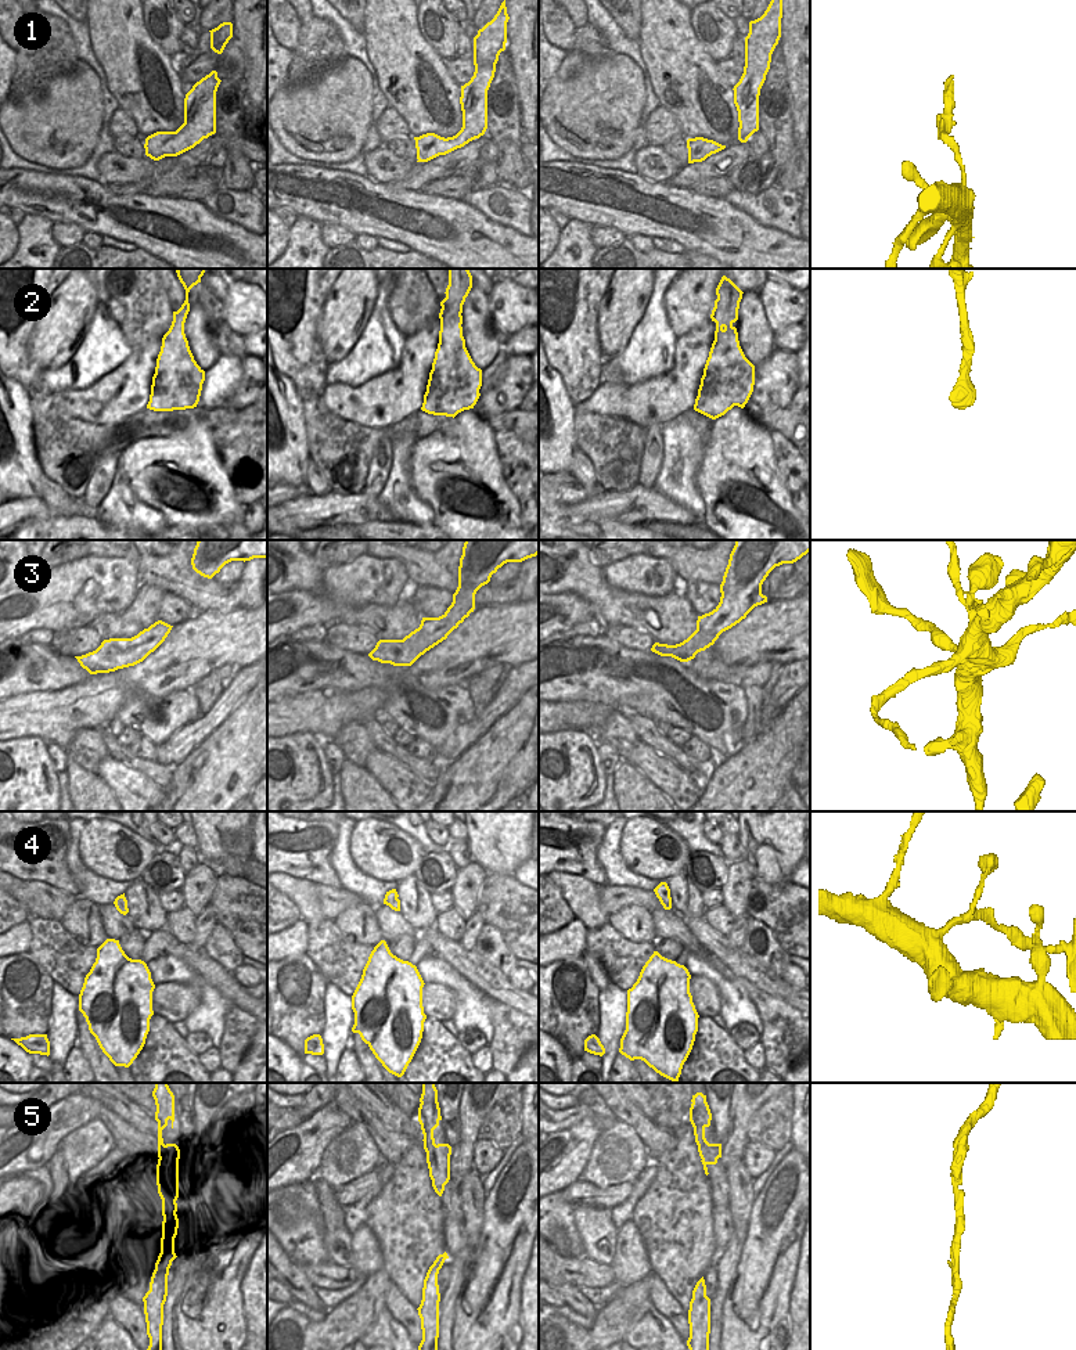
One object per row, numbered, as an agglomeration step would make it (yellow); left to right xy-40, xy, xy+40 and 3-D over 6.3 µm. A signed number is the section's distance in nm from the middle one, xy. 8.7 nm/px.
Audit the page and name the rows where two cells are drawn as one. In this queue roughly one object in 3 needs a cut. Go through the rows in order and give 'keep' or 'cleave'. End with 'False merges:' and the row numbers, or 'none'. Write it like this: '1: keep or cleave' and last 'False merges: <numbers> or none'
1: cleave
2: cleave
3: cleave
4: cleave
5: keep
False merges: 1, 2, 3, 4

